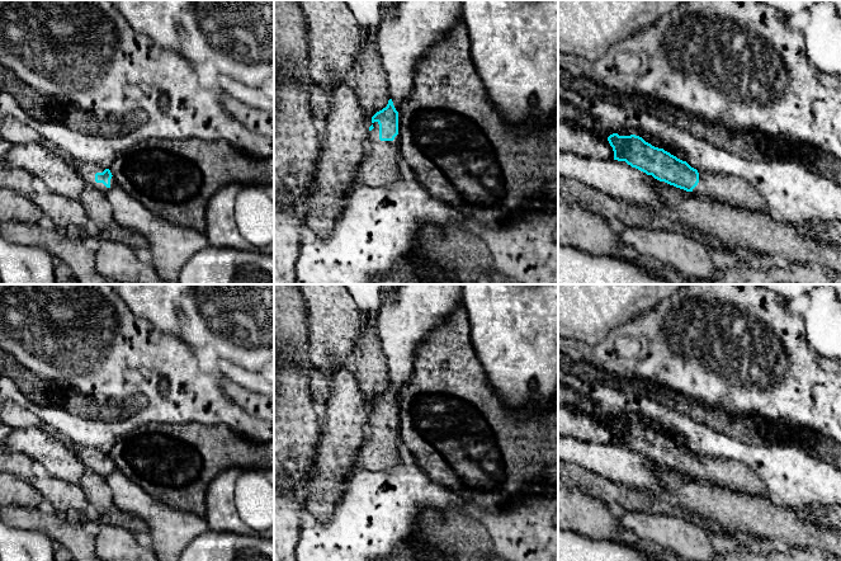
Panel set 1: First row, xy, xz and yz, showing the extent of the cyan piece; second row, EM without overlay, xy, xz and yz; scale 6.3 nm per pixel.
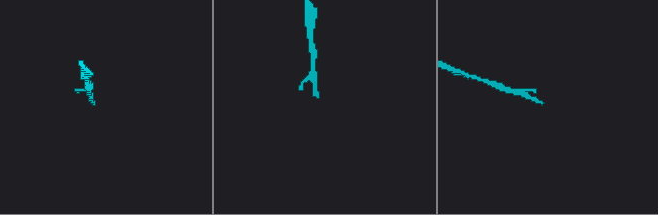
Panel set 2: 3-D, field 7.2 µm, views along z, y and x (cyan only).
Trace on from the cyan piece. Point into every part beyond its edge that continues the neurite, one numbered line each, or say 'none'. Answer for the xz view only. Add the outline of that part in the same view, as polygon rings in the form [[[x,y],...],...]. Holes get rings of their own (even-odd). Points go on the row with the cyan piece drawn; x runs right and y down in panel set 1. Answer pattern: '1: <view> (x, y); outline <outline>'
1: xz (379, 168); outline [[[379,124],[368,132],[367,152],[356,168],[360,183],[369,187],[388,187],[398,179],[401,145],[398,135],[393,141],[379,140]]]

